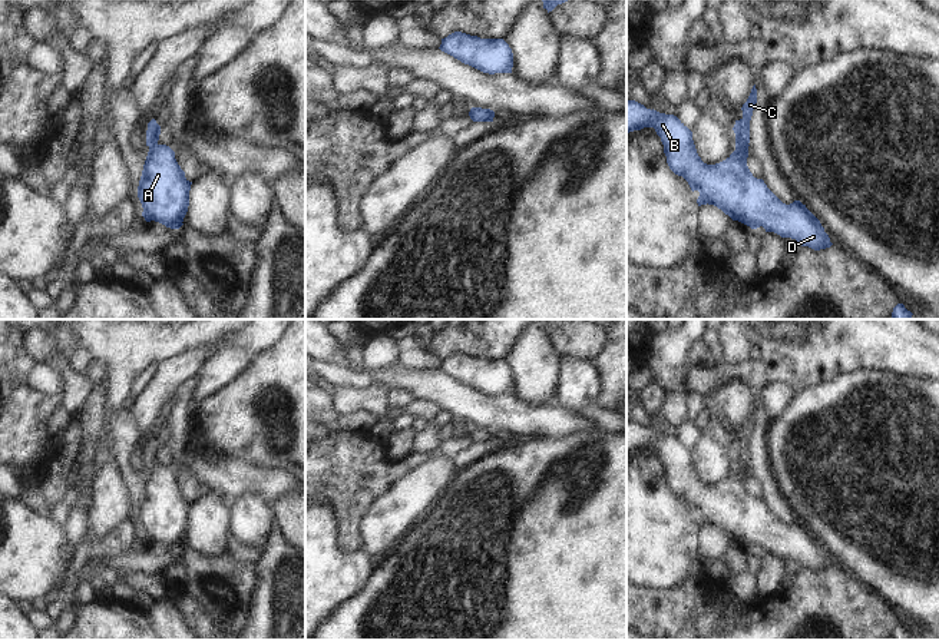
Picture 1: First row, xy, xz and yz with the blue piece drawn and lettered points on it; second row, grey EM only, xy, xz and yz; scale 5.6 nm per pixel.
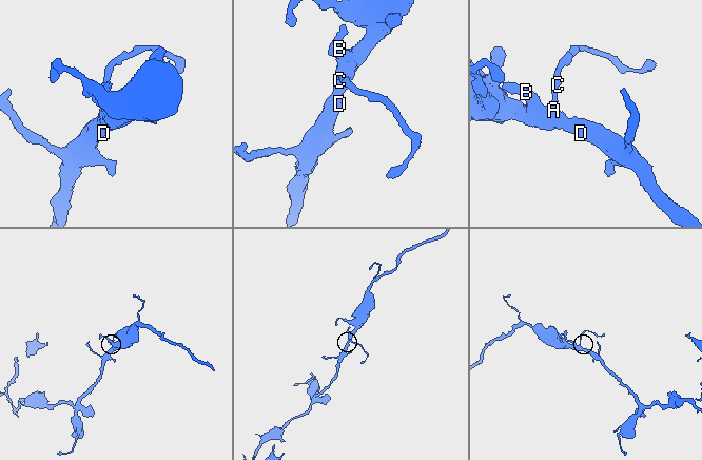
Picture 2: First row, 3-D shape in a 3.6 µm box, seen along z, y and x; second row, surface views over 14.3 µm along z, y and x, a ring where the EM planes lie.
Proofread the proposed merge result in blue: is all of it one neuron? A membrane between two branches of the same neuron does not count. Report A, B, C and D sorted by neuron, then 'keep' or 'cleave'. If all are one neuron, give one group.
groups A B C D; keep

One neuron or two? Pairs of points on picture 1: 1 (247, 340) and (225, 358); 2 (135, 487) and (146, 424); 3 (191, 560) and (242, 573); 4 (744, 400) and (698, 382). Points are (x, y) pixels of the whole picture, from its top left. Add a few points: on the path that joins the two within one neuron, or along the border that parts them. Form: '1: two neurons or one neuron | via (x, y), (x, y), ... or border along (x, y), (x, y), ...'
1: two neurons | border along (228, 344), (257, 354)
2: two neurons | border along (128, 413), (142, 434)
3: one neuron | via (204, 570), (230, 573)
4: two neurons | border along (747, 381), (726, 380), (706, 394)

